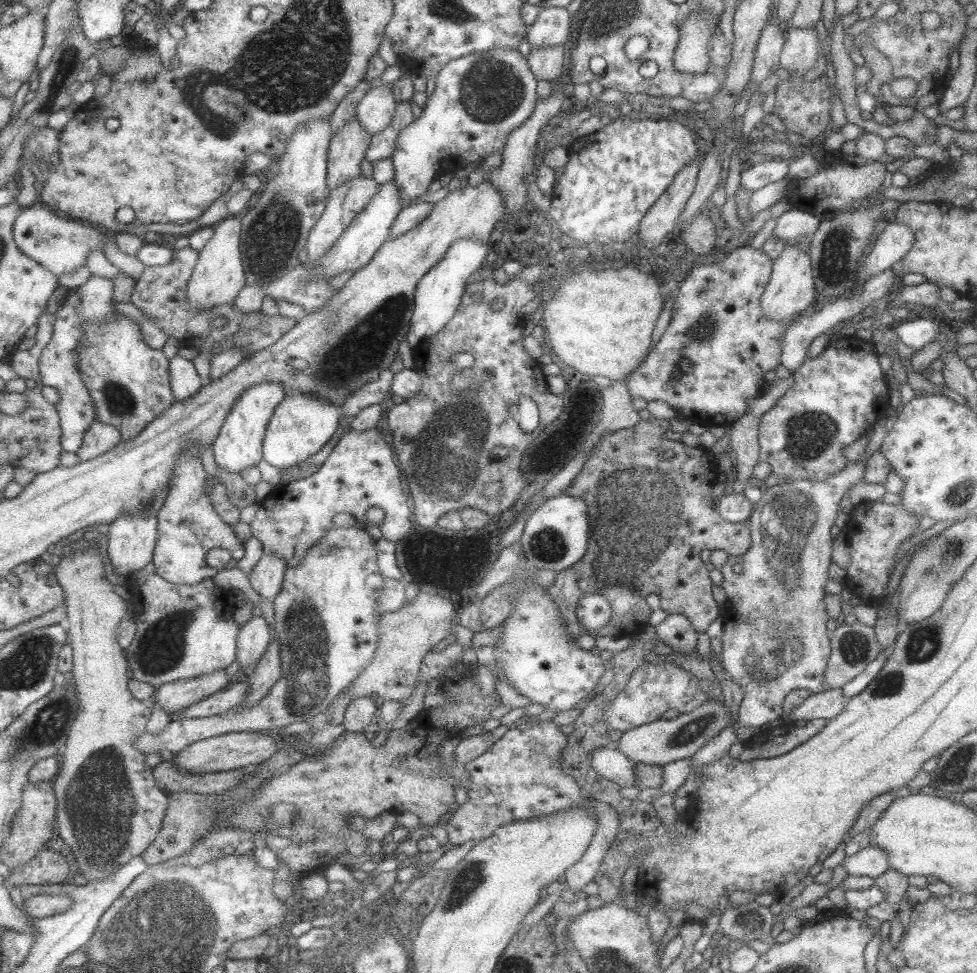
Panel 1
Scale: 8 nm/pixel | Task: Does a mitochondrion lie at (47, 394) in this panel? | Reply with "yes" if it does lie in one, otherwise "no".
no

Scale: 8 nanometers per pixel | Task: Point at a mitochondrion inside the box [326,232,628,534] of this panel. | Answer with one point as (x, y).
(450, 471)

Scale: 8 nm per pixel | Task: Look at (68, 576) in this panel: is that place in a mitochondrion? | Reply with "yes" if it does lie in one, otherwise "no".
no

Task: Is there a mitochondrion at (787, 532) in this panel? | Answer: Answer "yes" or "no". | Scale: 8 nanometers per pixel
yes

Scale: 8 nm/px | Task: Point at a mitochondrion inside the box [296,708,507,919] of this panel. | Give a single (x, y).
(464, 887)

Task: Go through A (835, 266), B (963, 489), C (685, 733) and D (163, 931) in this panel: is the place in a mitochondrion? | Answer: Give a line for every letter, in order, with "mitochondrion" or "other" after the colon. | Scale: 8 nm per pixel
A: mitochondrion
B: mitochondrion
C: mitochondrion
D: mitochondrion

